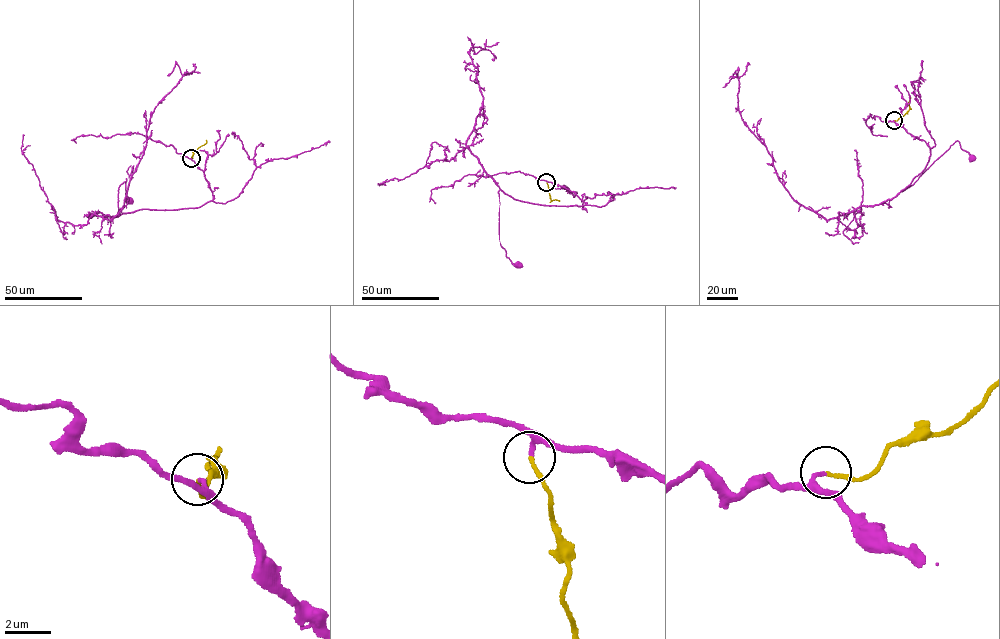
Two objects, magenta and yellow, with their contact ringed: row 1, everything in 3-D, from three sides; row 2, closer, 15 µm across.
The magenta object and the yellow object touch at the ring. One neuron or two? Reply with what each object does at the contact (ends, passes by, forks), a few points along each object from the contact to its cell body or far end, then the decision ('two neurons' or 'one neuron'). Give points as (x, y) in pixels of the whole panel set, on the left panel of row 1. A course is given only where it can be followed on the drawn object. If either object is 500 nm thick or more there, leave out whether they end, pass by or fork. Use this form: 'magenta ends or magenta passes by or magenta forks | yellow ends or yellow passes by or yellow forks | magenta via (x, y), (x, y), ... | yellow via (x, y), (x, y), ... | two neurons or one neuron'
magenta passes by | yellow ends | magenta via (191, 158), (202, 170), (210, 201), (198, 207), (120, 214), (118, 191), (126, 178), (129, 200) | yellow via (191, 158), (206, 140) | one neuron

